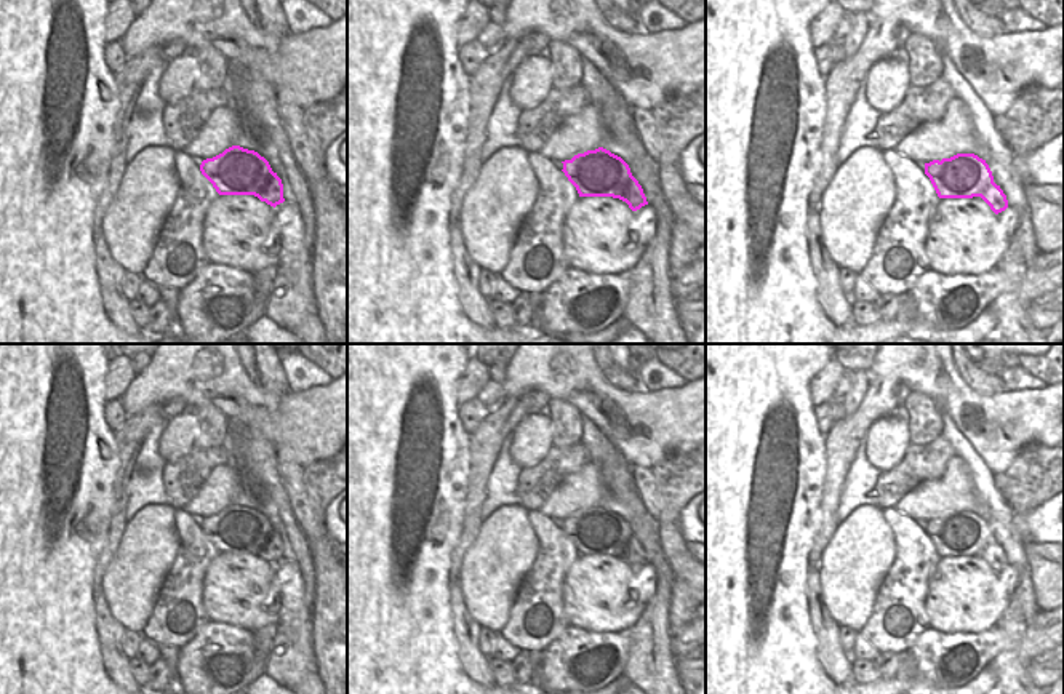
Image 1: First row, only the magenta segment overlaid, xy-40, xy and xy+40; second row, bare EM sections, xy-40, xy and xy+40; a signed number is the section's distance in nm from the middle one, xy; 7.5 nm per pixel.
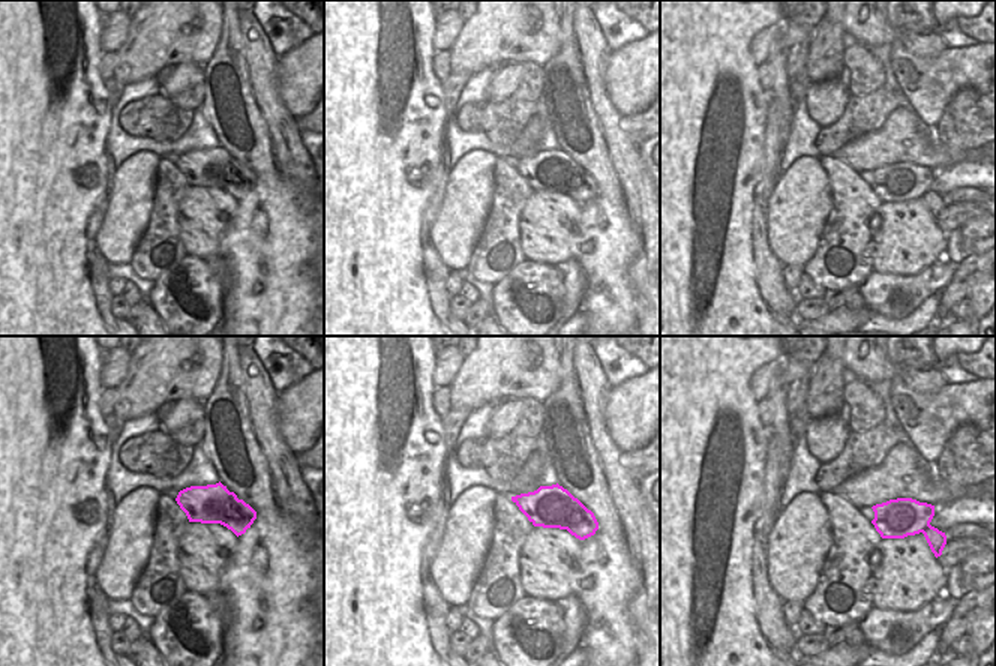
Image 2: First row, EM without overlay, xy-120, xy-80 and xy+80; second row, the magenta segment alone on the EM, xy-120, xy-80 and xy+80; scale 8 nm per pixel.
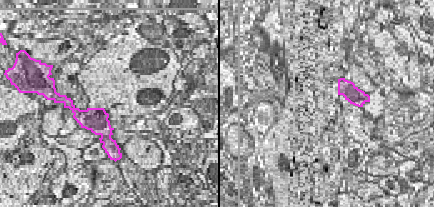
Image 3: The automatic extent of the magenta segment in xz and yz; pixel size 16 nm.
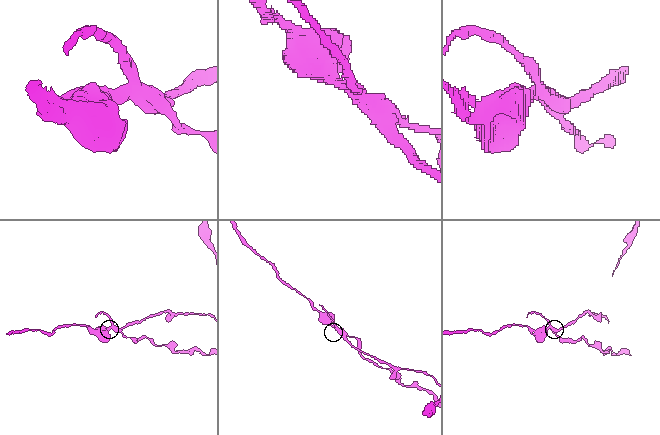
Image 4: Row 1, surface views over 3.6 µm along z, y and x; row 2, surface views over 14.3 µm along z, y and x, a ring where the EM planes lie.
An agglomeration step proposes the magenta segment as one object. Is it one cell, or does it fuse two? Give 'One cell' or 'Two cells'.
Two cells.

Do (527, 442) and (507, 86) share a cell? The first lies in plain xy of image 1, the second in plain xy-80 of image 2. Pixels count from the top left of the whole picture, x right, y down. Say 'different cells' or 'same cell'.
same cell

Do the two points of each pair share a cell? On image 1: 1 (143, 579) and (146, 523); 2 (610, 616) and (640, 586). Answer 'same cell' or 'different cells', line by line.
1: same cell
2: different cells

